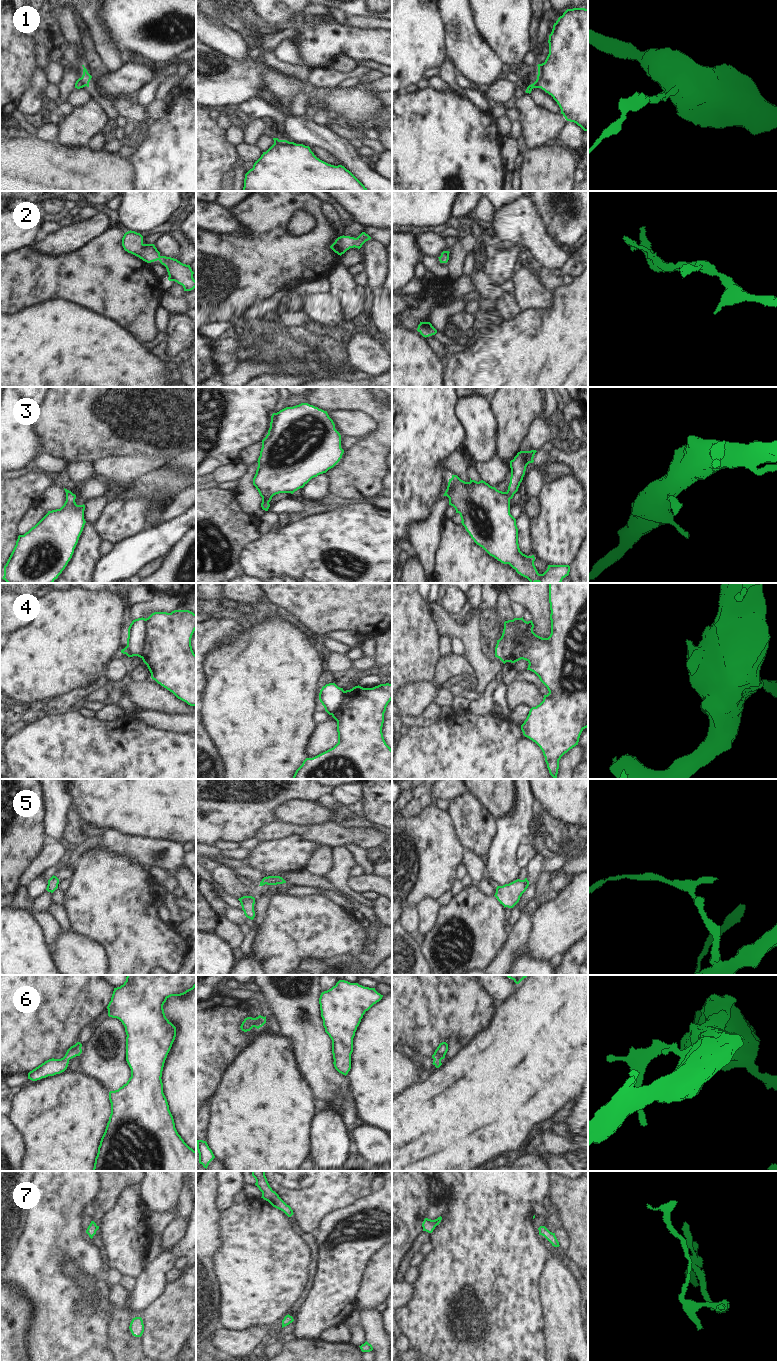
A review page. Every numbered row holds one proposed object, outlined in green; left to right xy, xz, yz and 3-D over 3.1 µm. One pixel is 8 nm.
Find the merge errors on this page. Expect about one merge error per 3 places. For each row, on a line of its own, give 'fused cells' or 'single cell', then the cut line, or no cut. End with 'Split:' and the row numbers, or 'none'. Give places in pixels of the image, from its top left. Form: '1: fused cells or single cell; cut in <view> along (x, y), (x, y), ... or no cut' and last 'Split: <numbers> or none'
1: single cell; no cut
2: single cell; no cut
3: single cell; no cut
4: fused cells; cut in yz along (516, 618), (521, 629), (514, 638), (511, 659), (509, 661)
5: single cell; no cut
6: single cell; no cut
7: single cell; no cut
Split: 4

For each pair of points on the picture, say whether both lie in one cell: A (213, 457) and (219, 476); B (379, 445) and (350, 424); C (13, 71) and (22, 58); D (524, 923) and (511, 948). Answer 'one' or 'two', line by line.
A: two
B: two
C: one
D: one

